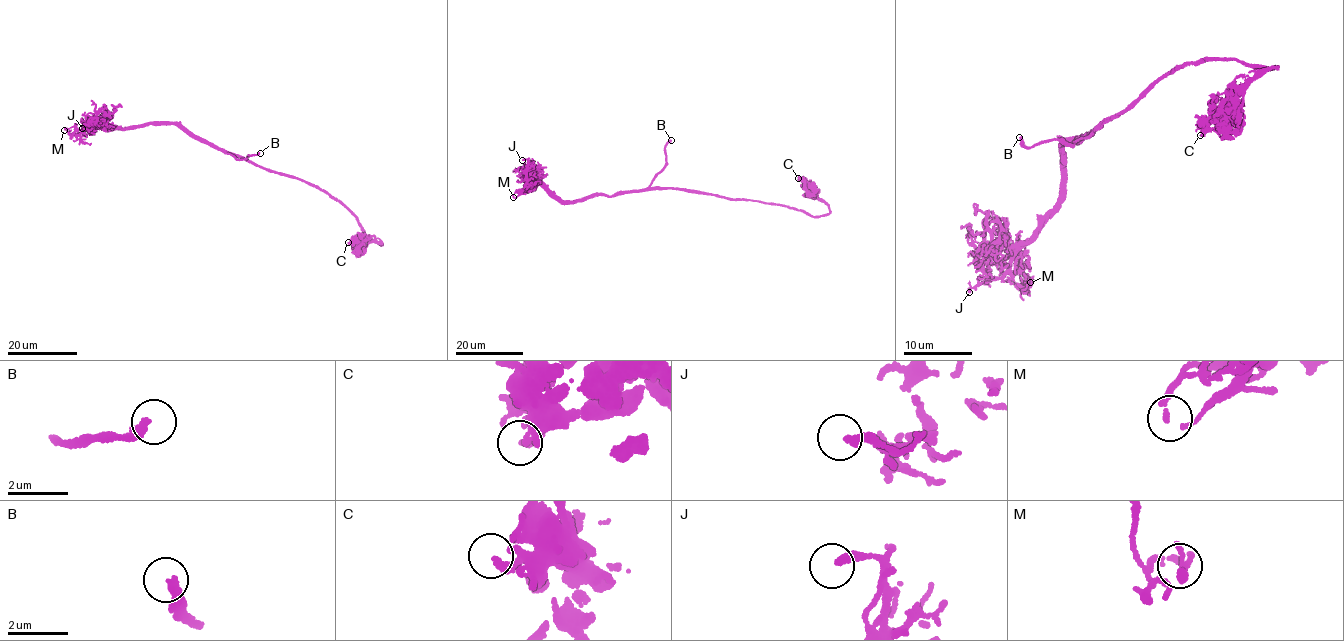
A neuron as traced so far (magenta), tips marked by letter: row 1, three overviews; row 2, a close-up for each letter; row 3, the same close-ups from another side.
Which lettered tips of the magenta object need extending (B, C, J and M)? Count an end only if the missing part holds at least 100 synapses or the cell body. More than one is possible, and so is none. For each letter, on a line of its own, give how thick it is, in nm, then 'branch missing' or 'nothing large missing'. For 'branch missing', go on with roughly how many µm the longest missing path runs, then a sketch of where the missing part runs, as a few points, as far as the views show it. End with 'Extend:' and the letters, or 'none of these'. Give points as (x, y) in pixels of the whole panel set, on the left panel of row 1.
B: 240 nm thick; branch missing; about 30 µm are missing; missing branch runs (260, 153), (267, 143), (267, 133), (275, 125), (269, 123), (275, 121)
C: 240 nm thick; nothing large missing
J: 240 nm thick; nothing large missing
M: 190 nm thick; nothing large missing
Extend: B

